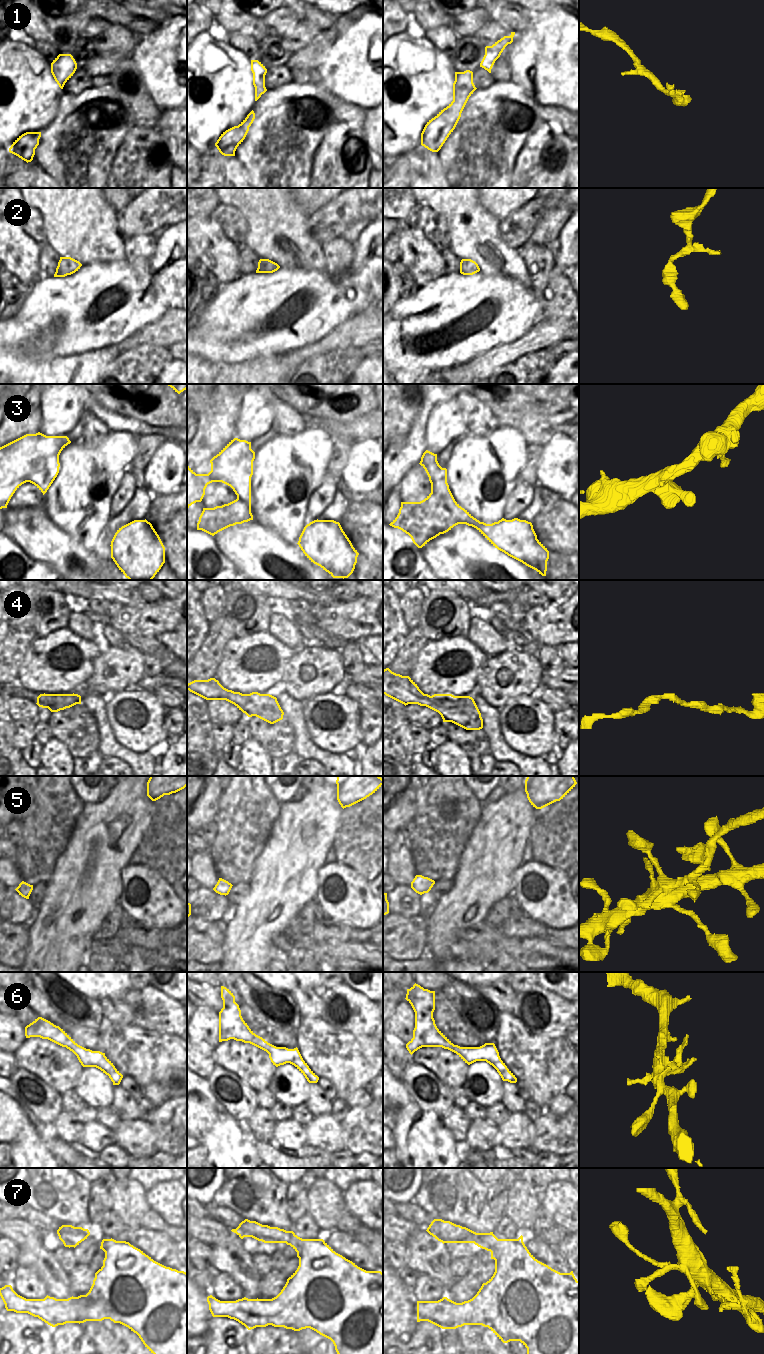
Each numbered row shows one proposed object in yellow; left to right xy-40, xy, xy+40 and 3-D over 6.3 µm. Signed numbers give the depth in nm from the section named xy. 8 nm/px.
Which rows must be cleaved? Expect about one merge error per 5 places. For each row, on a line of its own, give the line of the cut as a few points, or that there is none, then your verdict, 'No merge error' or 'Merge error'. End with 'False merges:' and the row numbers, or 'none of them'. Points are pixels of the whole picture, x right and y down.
1: No split. No merge error
2: No split. No merge error
3: No split. No merge error
4: No split. No merge error
5: No split. No merge error
6: No split. No merge error
7: No split. No merge error
False merges: none of them.

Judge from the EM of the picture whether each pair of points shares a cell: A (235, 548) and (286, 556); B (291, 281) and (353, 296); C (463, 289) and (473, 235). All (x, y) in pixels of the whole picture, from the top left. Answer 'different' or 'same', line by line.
A: same
B: same
C: different

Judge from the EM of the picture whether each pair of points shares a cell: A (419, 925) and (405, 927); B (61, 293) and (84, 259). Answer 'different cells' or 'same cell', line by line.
A: same cell
B: different cells

